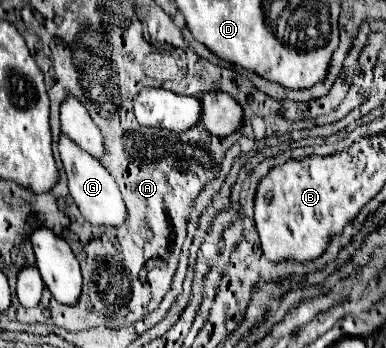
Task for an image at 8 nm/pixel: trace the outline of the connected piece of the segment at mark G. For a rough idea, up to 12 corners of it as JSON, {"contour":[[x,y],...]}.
{"contour":[[61,134],[69,194],[83,218],[119,226],[125,204],[97,158]]}

